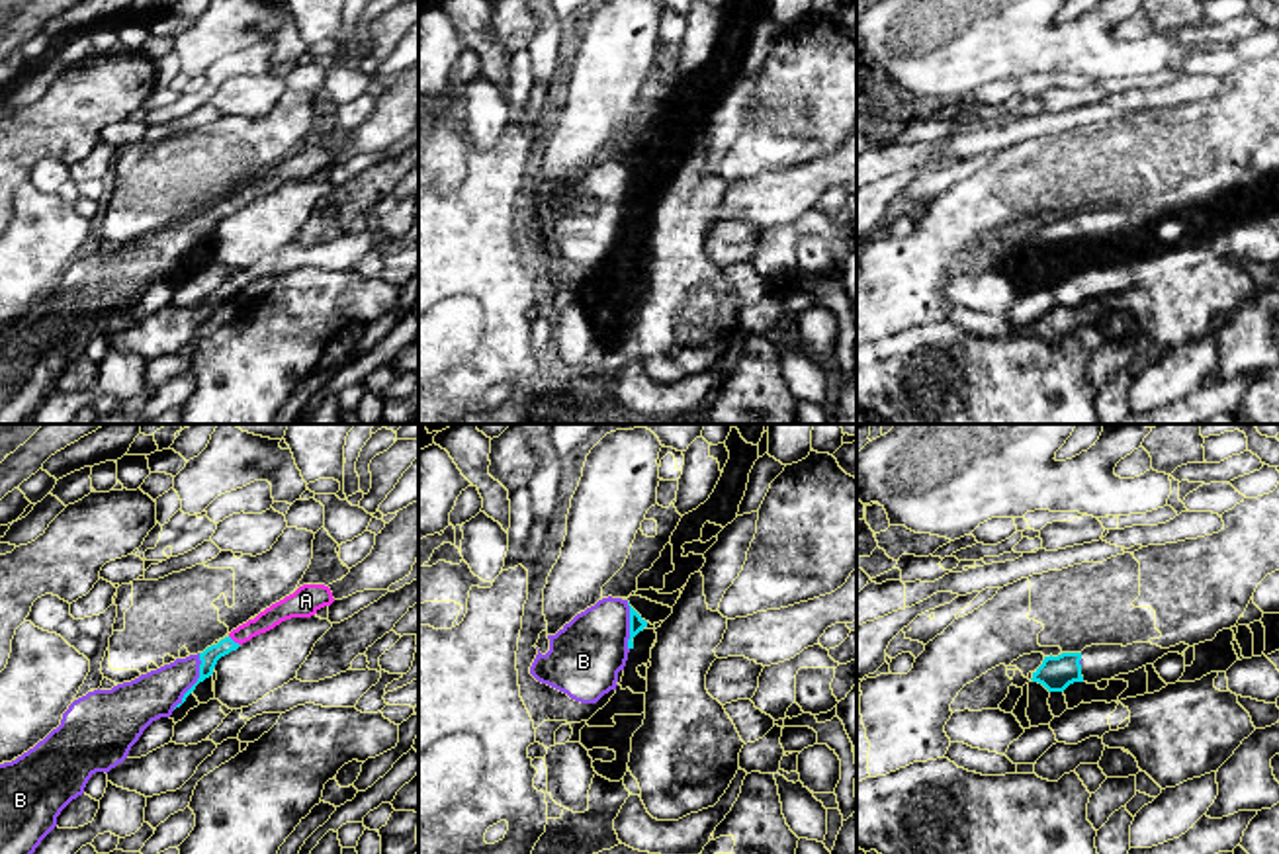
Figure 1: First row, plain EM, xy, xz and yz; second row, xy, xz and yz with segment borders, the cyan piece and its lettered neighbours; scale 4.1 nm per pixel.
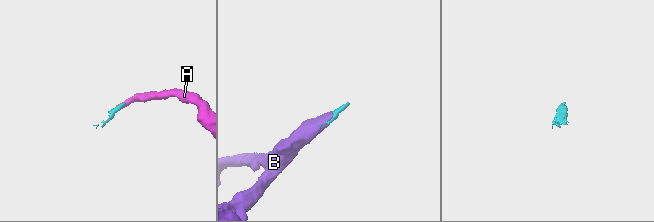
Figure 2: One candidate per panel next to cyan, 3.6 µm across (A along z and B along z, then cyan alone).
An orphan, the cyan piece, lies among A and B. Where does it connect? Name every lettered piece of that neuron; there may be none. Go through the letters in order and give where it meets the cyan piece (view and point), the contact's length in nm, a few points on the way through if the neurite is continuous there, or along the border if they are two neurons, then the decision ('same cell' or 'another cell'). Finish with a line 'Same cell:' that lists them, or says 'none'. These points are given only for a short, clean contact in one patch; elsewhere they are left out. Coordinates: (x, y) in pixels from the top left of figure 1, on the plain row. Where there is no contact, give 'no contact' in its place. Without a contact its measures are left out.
A: contact xy (233, 204); length 60 nm; way xy (210, 219), (233, 204), (282, 172); same cell
B: contact xy (198, 243); length 260 nm; way xy (210, 219), (198, 231), (198, 243), (176, 243), (155, 256); same cell
Same cell: A, B

